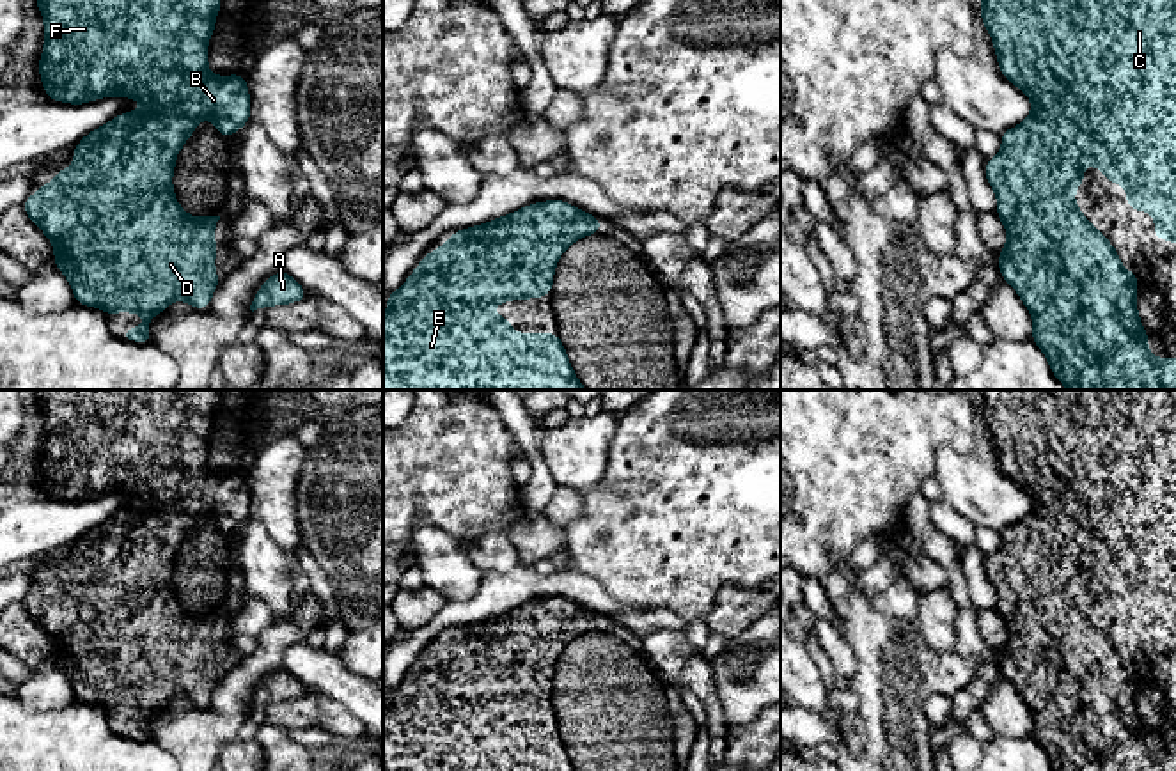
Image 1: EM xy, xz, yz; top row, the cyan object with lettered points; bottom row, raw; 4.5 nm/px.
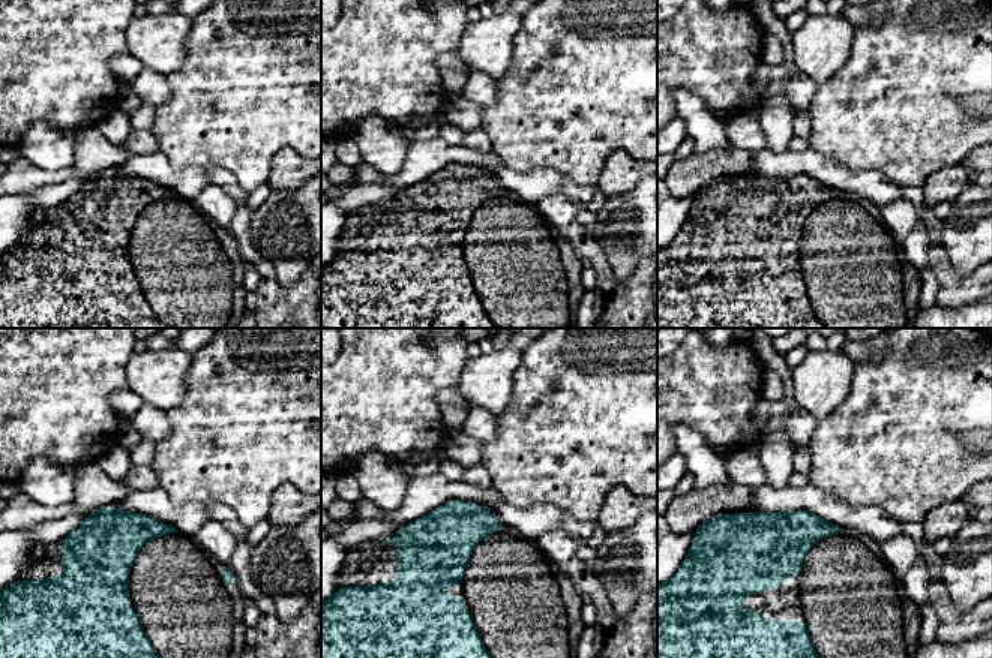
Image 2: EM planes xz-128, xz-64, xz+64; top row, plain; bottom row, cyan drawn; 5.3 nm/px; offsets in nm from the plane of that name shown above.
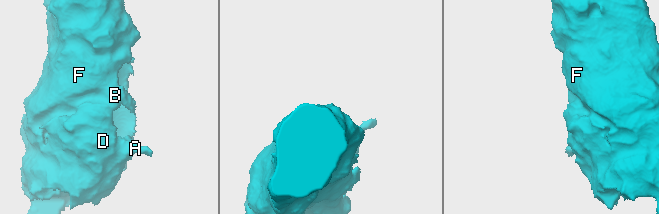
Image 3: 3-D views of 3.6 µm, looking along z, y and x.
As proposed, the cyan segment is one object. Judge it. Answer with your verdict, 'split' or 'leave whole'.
leave whole

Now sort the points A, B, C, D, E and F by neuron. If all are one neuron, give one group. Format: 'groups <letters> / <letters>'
groups A B C D E F

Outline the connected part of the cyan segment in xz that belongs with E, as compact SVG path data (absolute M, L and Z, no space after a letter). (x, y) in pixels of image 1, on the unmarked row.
M548 597L449 633L445 642L427 650L406 681L388 693L383 713L383 771L575 771L557 730L513 730L511 716L497 714L491 707L513 695L545 695L553 684L561 650L600 626L600 615L564 597Z

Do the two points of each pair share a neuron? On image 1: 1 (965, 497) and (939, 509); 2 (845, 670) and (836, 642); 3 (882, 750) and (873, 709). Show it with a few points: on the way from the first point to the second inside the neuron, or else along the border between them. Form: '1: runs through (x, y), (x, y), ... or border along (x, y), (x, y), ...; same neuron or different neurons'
1: border along (940, 500), (978, 527); different neurons
2: runs through (843, 663), (836, 649); same neuron
3: runs through (882, 739), (878, 720); same neuron

